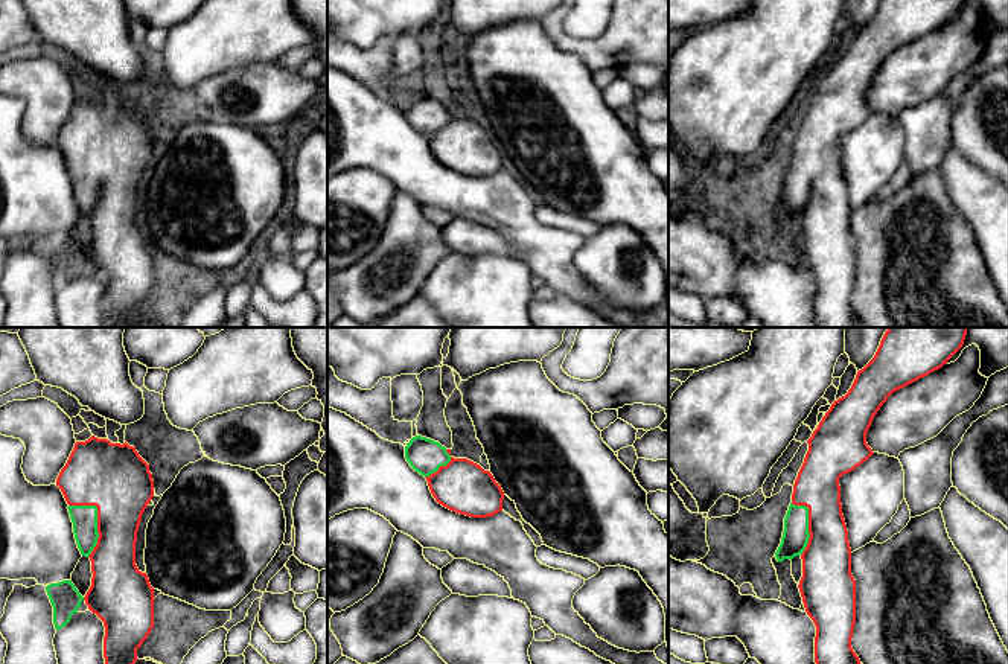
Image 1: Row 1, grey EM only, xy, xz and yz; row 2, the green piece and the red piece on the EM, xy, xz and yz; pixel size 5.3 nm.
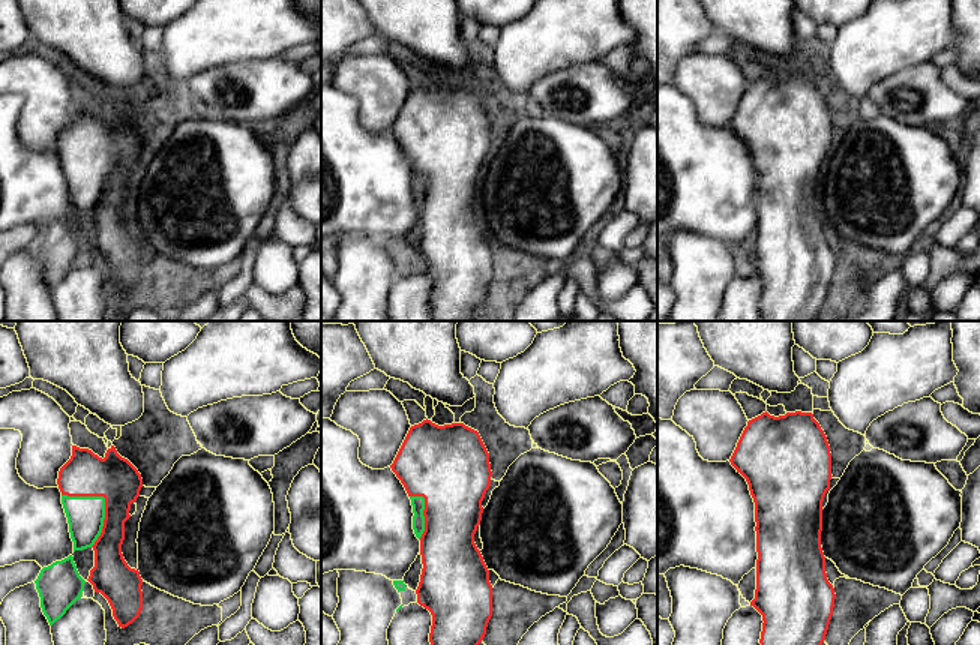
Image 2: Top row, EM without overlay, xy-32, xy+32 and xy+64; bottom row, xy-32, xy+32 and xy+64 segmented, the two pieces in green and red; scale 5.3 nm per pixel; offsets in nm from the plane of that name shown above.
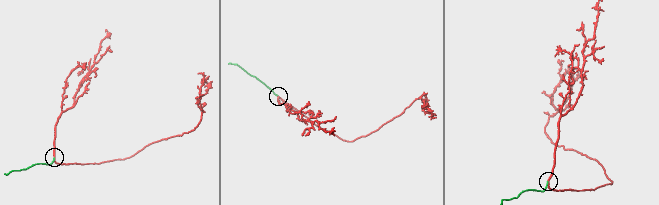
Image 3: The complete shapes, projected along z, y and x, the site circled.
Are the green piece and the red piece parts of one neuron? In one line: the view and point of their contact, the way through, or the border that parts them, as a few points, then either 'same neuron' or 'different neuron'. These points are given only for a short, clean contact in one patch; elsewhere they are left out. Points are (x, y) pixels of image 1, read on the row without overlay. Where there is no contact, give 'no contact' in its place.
contact xy (96, 177); way xy (84, 177), (96, 177), (105, 168), (113, 136); same neuron

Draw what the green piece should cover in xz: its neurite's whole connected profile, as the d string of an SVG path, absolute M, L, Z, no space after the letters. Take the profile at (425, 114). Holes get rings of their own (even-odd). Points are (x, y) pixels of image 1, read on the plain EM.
M416 94L405 105L410 125L423 134L435 160L471 177L502 169L504 151L489 129L467 117L454 117L439 101Z

